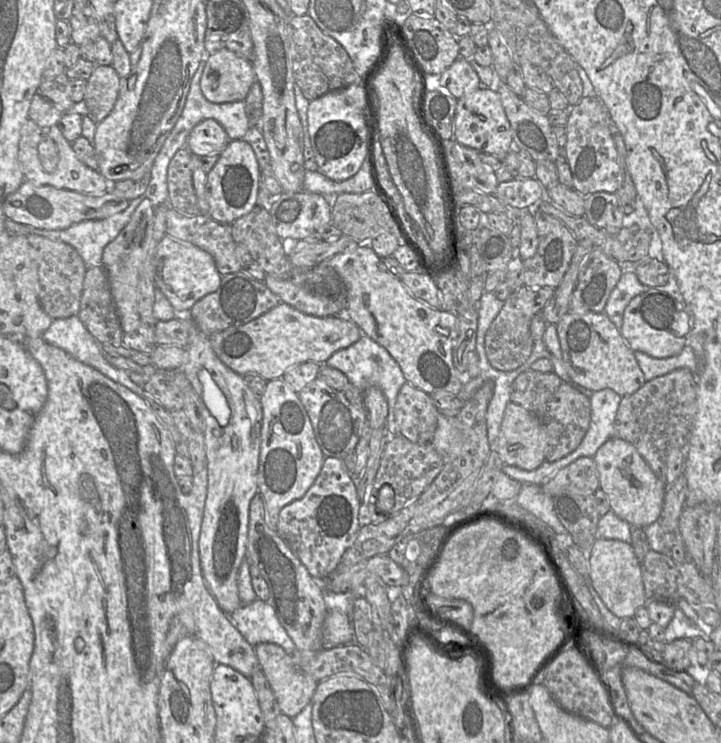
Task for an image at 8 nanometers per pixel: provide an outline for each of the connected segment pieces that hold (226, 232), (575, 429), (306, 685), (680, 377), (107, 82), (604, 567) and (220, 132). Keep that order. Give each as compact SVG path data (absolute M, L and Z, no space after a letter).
M169 207L166 214L166 235L208 252L221 275L242 271L243 264L235 256L231 224L219 223L209 215L186 216Z
M529 369L513 382L511 402L534 413L547 431L546 461L554 462L573 452L583 440L591 417L590 399L552 372Z
M273 643L255 646L263 672L282 714L293 718L311 702L318 682L301 670L292 655Z
M686 368L646 381L636 392L623 396L614 435L630 442L666 488L666 457L670 450L687 450L697 413L697 378Z
M97 65L87 80L83 109L96 124L105 119L118 98L120 77L110 66Z
M596 539L593 543L589 557L589 574L593 589L601 598L608 610L615 616L633 618L636 611L648 603L644 592L641 574L641 562L635 555L631 544L613 539Z
M205 119L190 132L186 147L194 155L201 157L221 153L230 139L224 128L214 119Z

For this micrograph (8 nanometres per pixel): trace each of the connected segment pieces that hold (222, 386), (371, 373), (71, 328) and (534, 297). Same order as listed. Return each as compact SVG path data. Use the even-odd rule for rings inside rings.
M195 324L194 327L185 348L186 362L182 370L201 398L204 418L208 490L198 542L199 556L207 587L219 608L230 616L242 605L237 575L246 556L250 503L258 493L263 410L260 397L248 388L243 376L226 366L213 351L209 337Z
M362 335L359 340L351 346L341 349L331 355L323 365L336 368L343 372L349 381L361 392L364 392L370 387L379 388L388 404L386 430L389 433L389 437L401 435L395 417L395 405L398 393L407 381L399 364L383 346L368 336Z
M77 315L54 319L42 337L47 343L64 350L73 358L98 370L136 395L145 394L145 391L136 385L126 372L115 368L107 361L101 344L88 332Z
M522 286L512 292L504 301L499 314L491 323L485 335L485 352L491 366L499 371L509 372L523 365L533 350L530 332L531 321L535 314L542 311L555 293L553 287Z

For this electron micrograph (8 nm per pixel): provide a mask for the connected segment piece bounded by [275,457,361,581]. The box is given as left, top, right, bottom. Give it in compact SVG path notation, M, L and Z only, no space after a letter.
M325 457L316 481L305 495L281 509L275 529L309 573L325 581L336 571L344 553L356 540L361 528L359 508L355 480L342 459Z

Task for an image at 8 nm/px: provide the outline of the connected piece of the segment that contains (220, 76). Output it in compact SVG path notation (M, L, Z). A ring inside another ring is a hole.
M223 48L207 57L200 87L211 103L227 103L245 101L255 81L251 62Z

